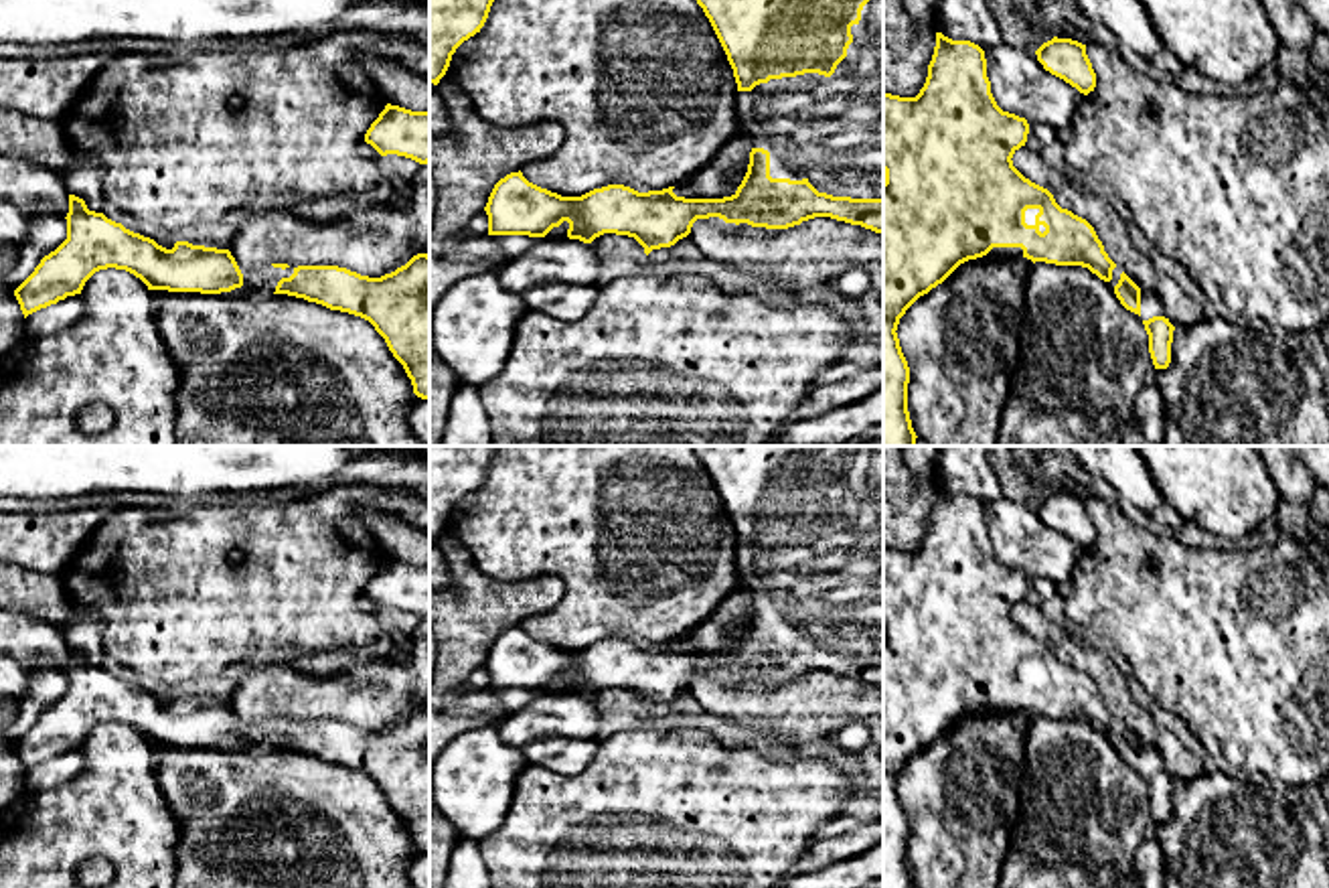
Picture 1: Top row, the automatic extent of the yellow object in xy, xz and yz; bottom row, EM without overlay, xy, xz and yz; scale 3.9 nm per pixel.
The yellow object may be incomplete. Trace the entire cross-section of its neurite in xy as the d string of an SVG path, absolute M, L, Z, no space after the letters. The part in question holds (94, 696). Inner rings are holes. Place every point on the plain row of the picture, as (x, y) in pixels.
M69 649L67 693L41 714L34 726L14 744L24 772L67 750L81 748L85 736L99 724L126 724L140 732L148 744L221 748L249 742L261 748L288 748L330 764L348 766L369 774L385 793L393 811L411 833L413 847L429 854L429 710L417 708L405 720L381 732L361 730L338 720L267 718L243 730L229 704L176 695L172 704L126 683L103 667L89 665L85 655Z

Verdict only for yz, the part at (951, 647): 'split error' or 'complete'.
split error

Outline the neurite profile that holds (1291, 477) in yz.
M1256 446L1256 450L1266 462L1280 499L1301 507L1313 501L1317 483L1291 446Z

